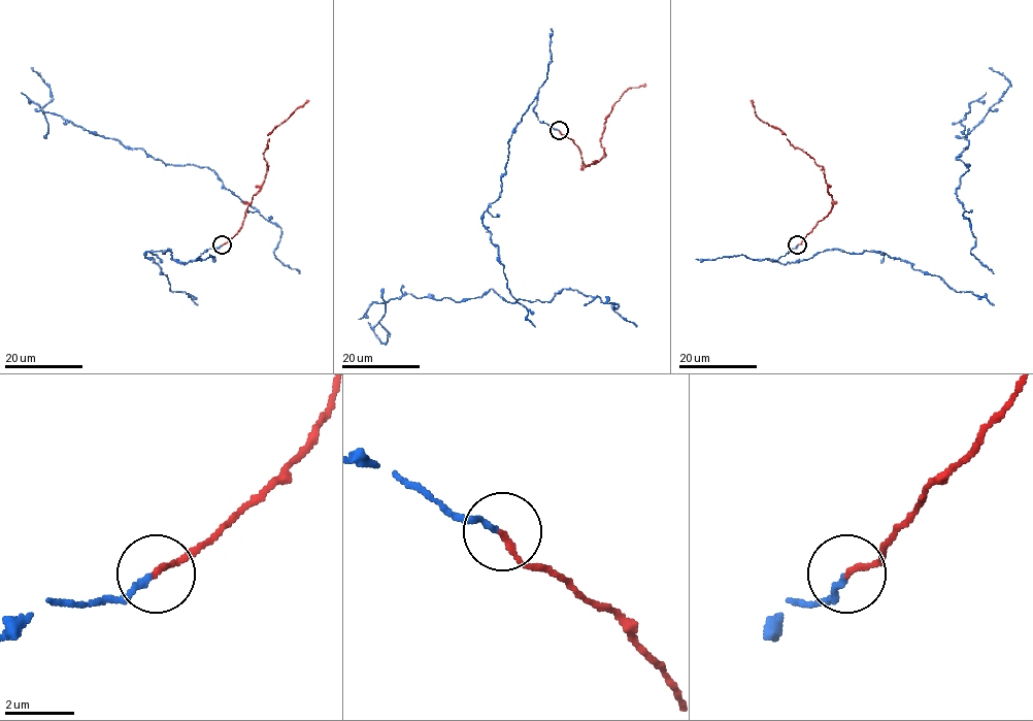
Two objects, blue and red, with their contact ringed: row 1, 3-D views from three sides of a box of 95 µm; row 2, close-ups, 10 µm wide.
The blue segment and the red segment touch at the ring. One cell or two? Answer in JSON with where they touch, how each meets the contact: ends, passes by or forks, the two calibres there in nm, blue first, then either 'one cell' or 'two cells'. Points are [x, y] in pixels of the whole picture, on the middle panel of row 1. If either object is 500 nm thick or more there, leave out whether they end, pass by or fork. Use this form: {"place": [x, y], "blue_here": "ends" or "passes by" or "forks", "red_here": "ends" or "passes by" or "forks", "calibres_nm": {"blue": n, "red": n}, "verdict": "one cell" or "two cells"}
{"place": [559, 130], "blue_here": "ends", "red_here": "ends", "calibres_nm": {"blue": 140, "red": 170}, "verdict": "one cell"}

